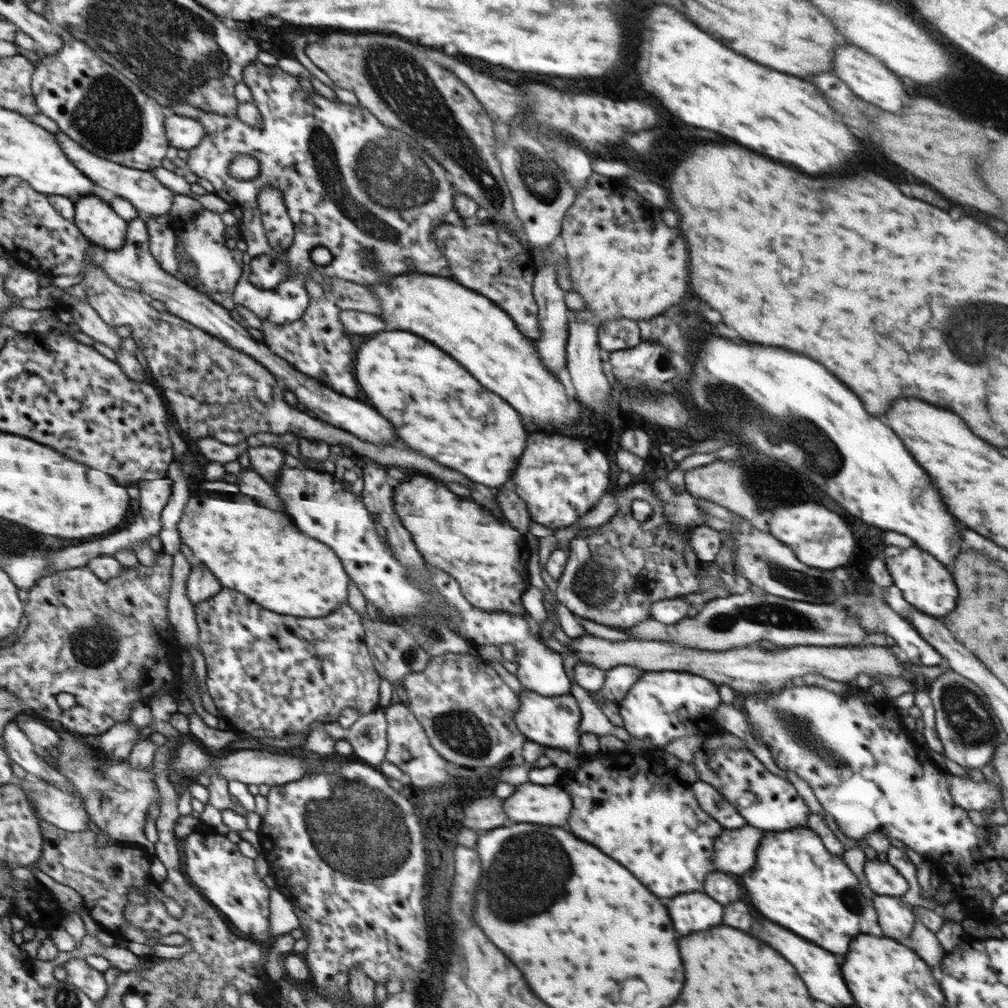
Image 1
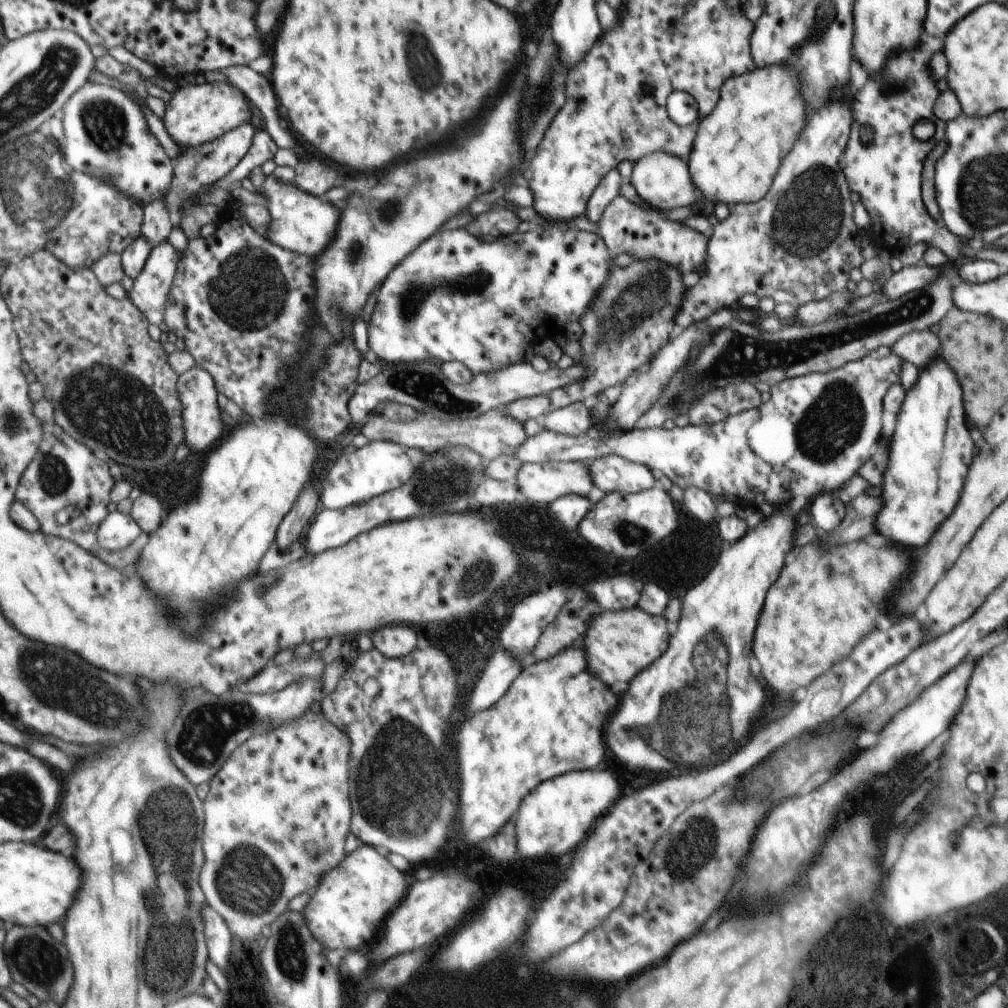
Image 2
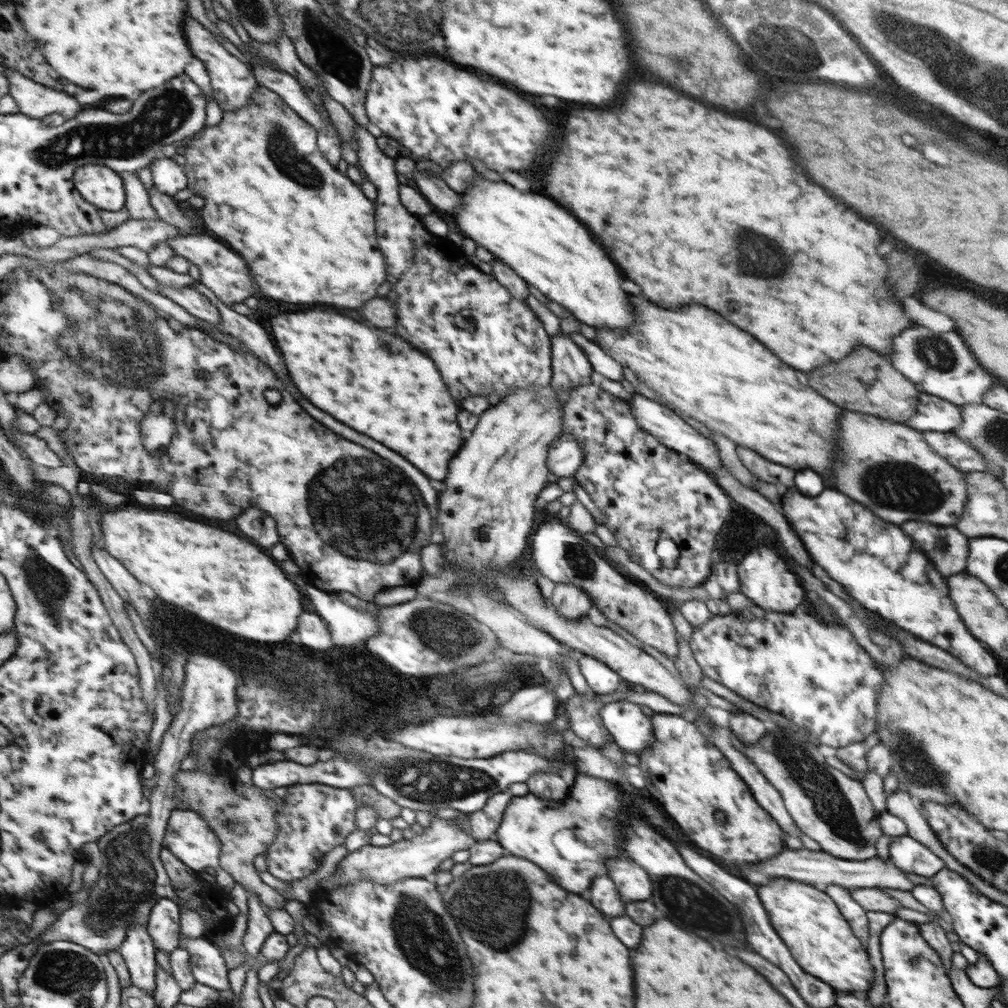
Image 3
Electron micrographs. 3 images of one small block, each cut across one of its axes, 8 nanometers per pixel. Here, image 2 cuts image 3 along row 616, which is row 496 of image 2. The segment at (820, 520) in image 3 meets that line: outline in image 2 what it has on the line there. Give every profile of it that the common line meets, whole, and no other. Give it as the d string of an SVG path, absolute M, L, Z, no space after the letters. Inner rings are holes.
M933 358L921 368L913 386L904 392L883 476L883 512L875 518L877 532L905 548L923 548L935 528L953 512L973 458L955 372L939 360Z

